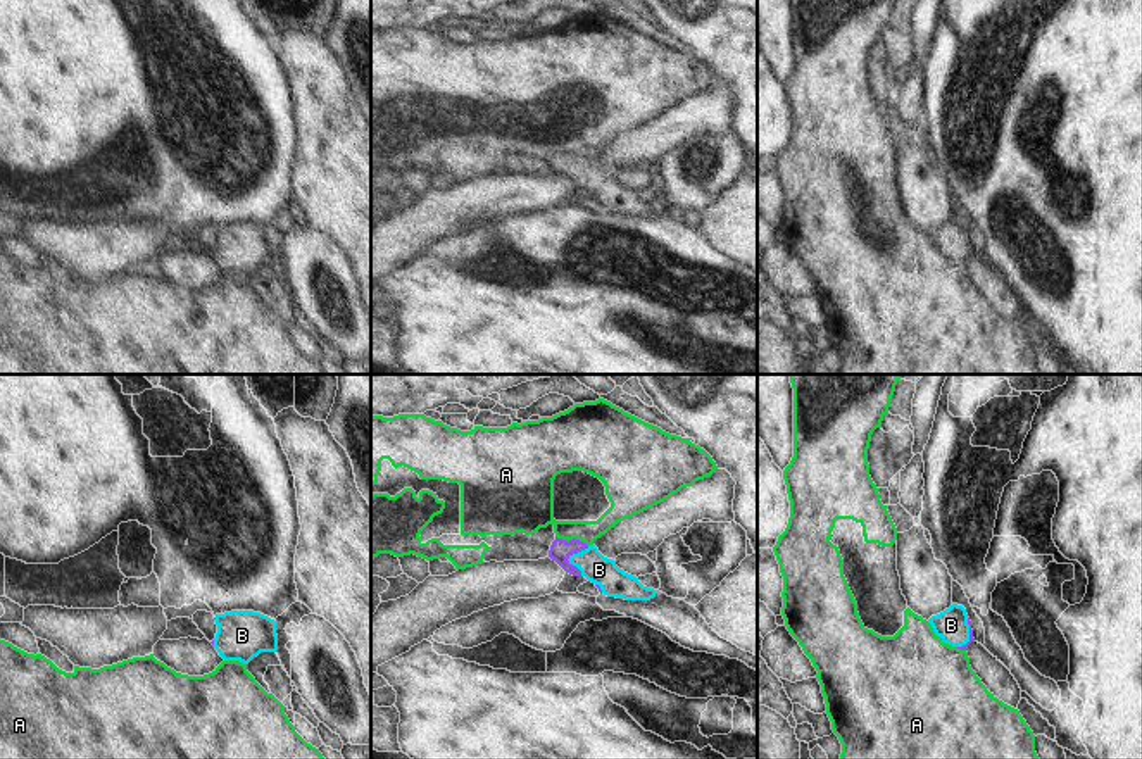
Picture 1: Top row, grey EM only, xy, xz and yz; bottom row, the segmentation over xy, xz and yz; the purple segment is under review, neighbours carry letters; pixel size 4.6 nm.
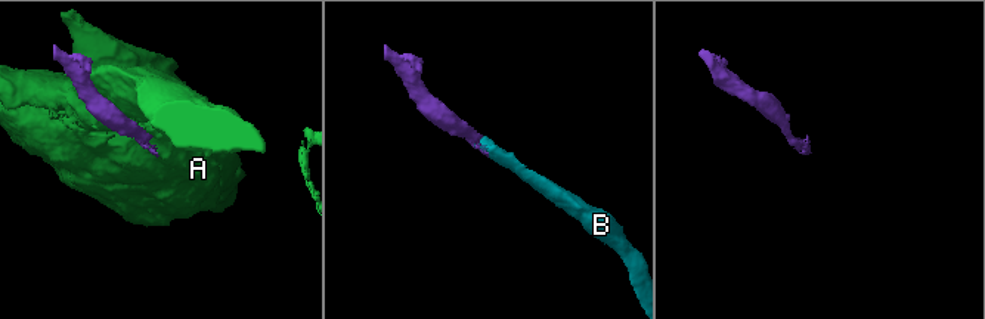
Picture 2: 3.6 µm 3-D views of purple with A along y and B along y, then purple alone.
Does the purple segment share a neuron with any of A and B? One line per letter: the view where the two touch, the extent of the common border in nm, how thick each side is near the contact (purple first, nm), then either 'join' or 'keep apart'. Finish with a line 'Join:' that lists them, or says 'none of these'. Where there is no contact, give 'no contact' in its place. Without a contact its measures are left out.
A: meets purple in xz; contact 160 nm long; 100 nm thick on the purple side, 220 nm on the other; keep apart
B: meets purple in xz; contact 150 nm long; 100 nm thick on the purple side, 140 nm on the other; join
Join: B

